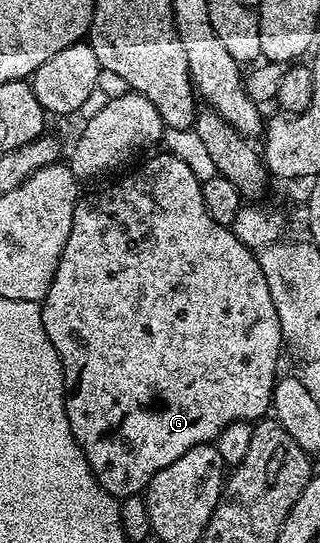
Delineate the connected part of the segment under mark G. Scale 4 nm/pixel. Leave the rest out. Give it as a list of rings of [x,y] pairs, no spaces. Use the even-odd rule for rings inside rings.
[[[167,153],[159,154],[146,160],[144,167],[130,172],[125,179],[118,180],[113,187],[108,187],[97,195],[85,194],[76,200],[70,237],[66,237],[54,281],[40,303],[46,337],[50,337],[64,366],[64,404],[70,429],[80,442],[96,480],[105,491],[121,501],[131,495],[141,494],[154,473],[158,473],[158,469],[166,469],[166,465],[171,465],[173,461],[178,461],[182,453],[194,449],[200,443],[212,443],[219,437],[220,431],[226,429],[226,425],[237,421],[263,420],[272,406],[272,390],[276,387],[278,378],[276,366],[280,363],[280,351],[282,353],[285,346],[278,311],[270,297],[270,288],[263,276],[257,252],[242,245],[242,241],[234,237],[231,227],[218,225],[218,221],[208,215],[204,185],[198,177],[194,177],[193,171],[182,161],[178,161],[178,157]]]

